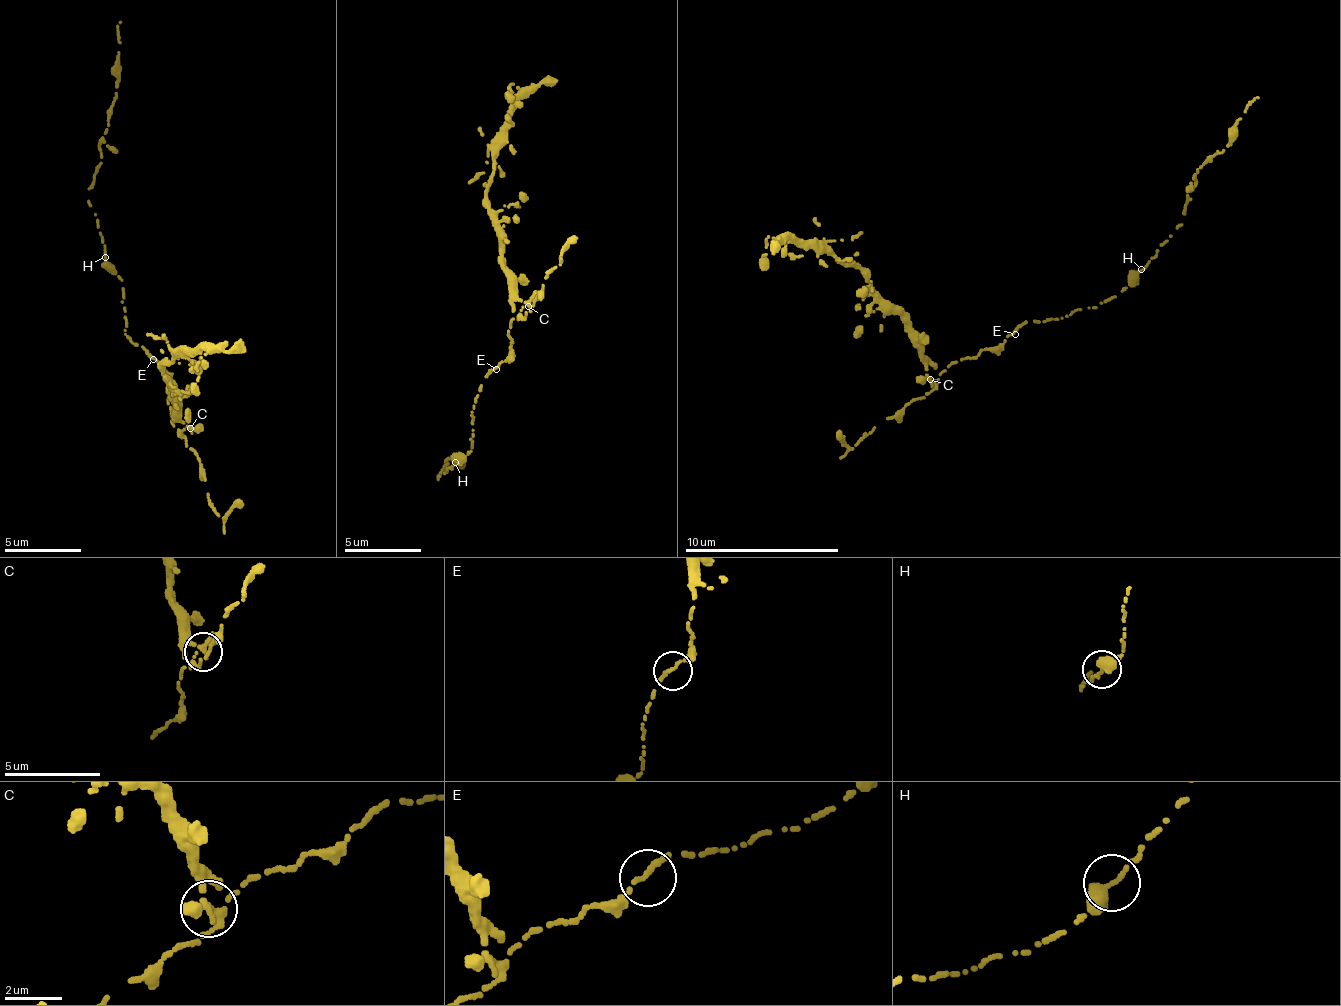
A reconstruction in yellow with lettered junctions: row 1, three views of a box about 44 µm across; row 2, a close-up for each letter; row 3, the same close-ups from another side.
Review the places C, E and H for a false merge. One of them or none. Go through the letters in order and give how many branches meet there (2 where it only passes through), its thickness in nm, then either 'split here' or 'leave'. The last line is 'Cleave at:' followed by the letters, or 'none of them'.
C: branches 2; calibre 280 nm; split here
E: branches 1; calibre 280 nm; leave
H: branches 2; calibre 280 nm; leave
Cleave at: C

